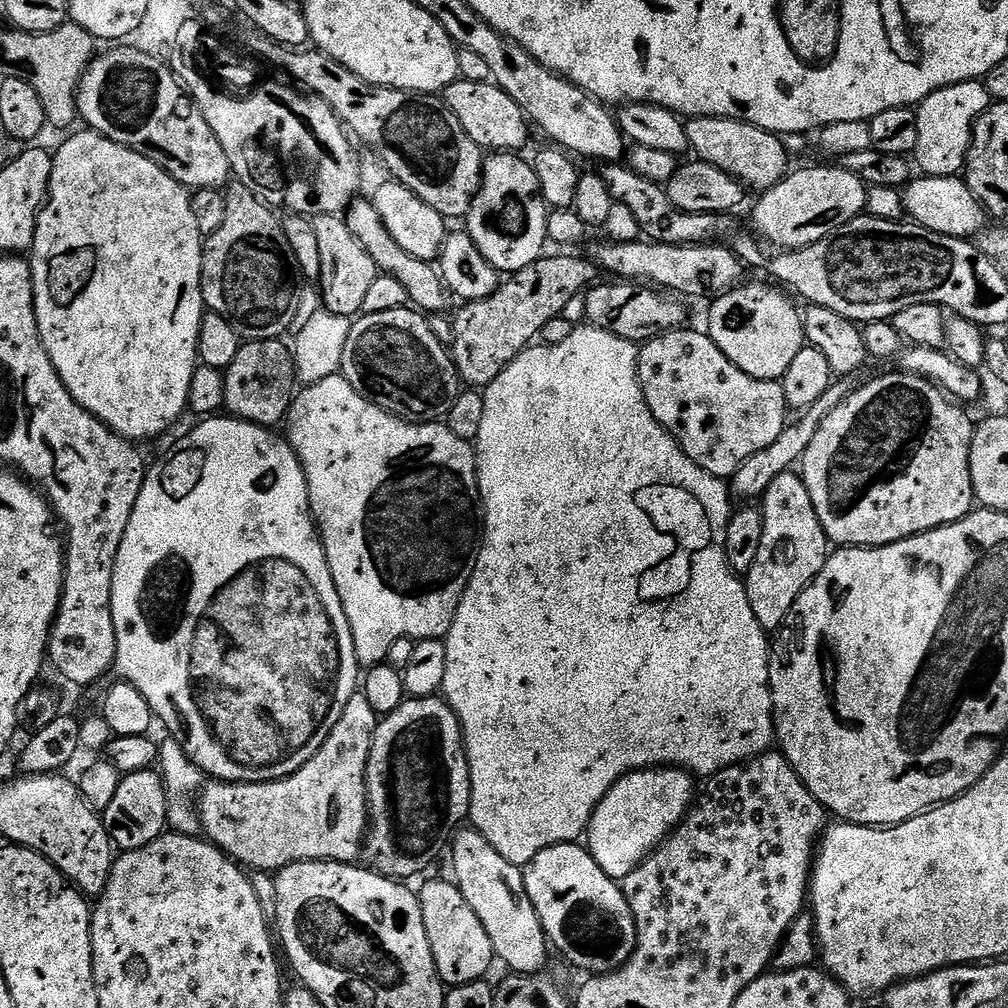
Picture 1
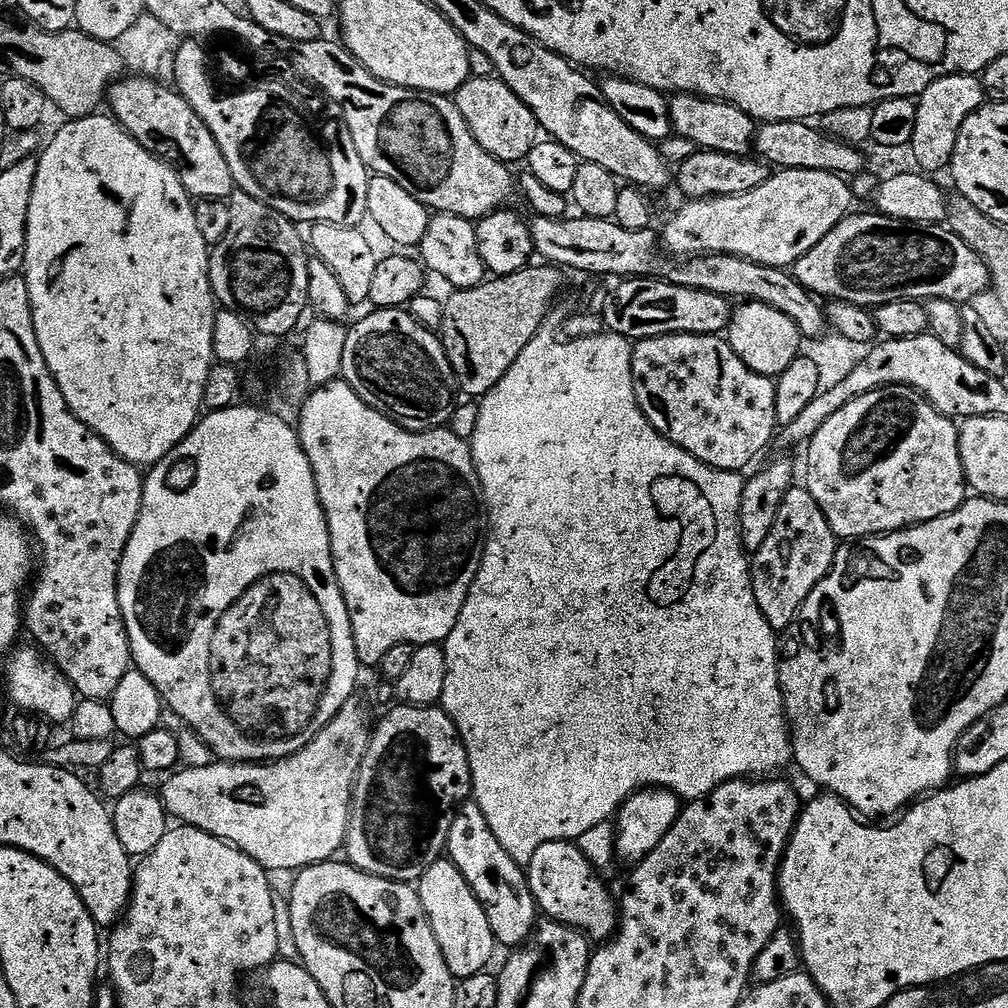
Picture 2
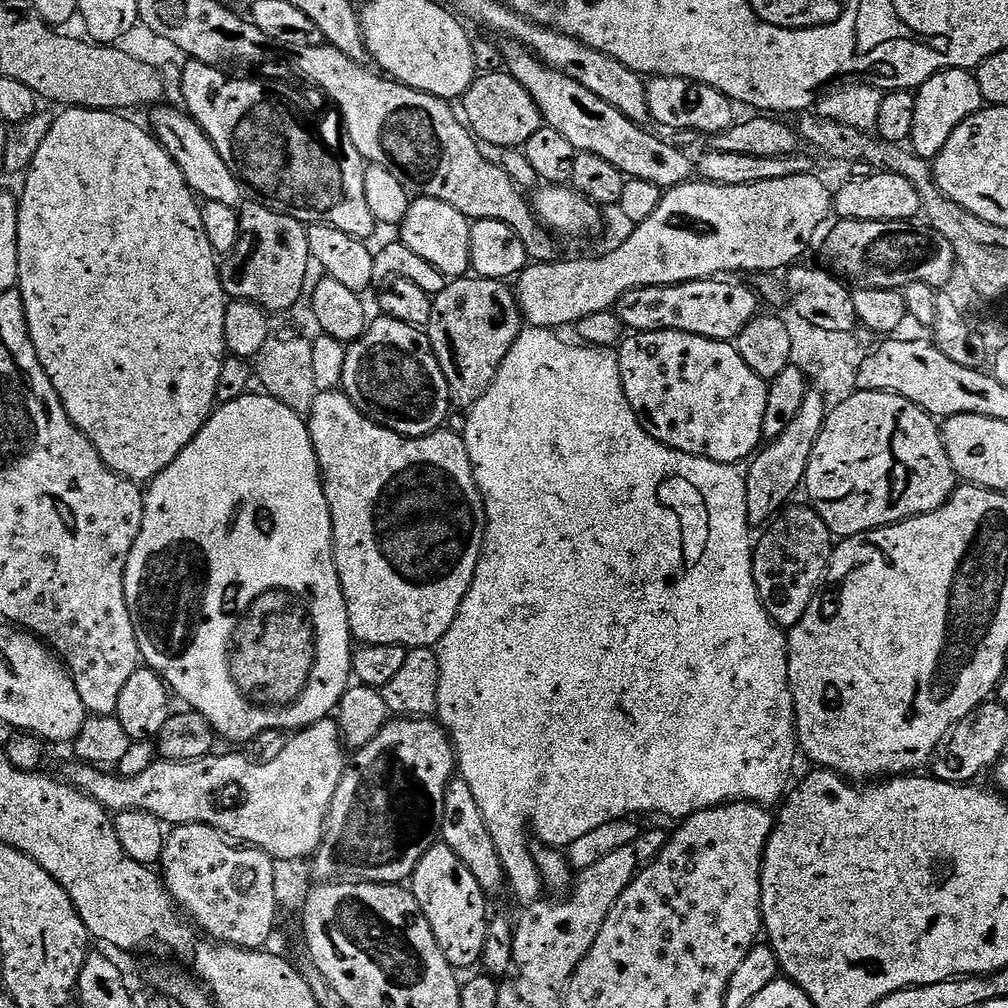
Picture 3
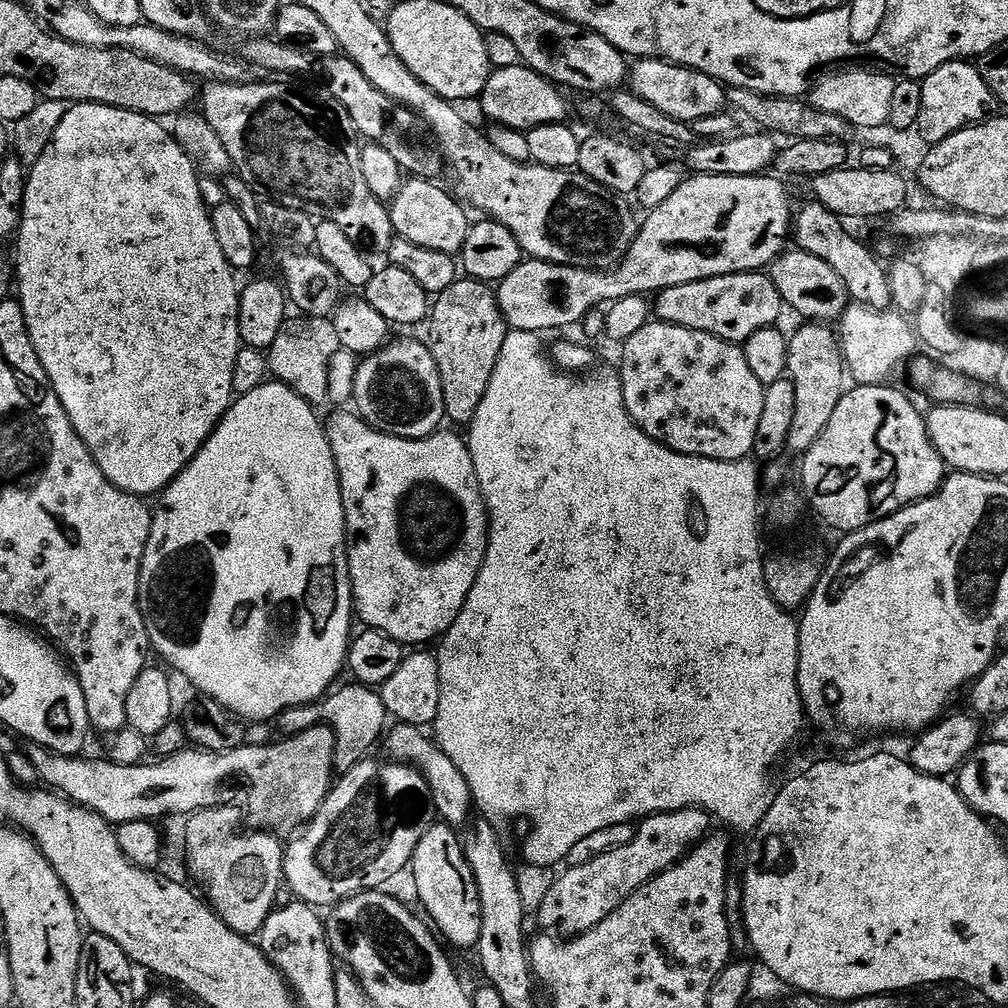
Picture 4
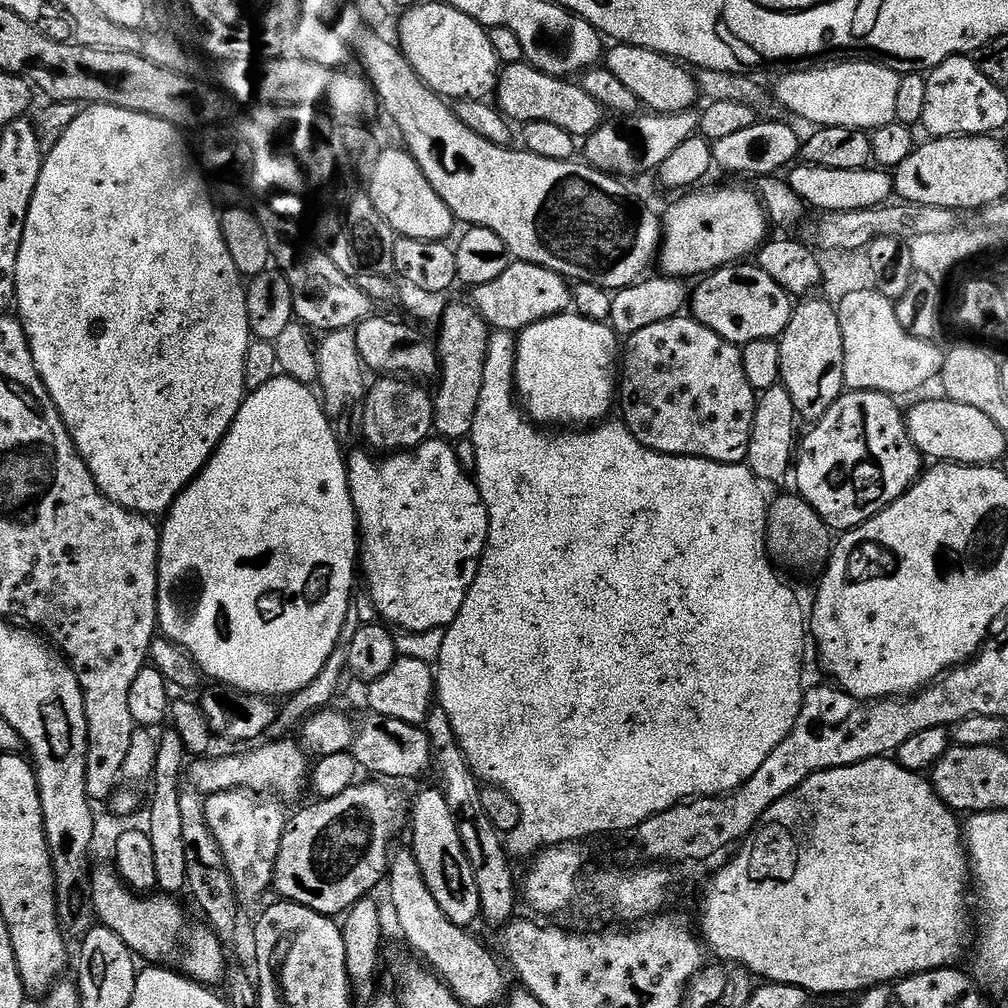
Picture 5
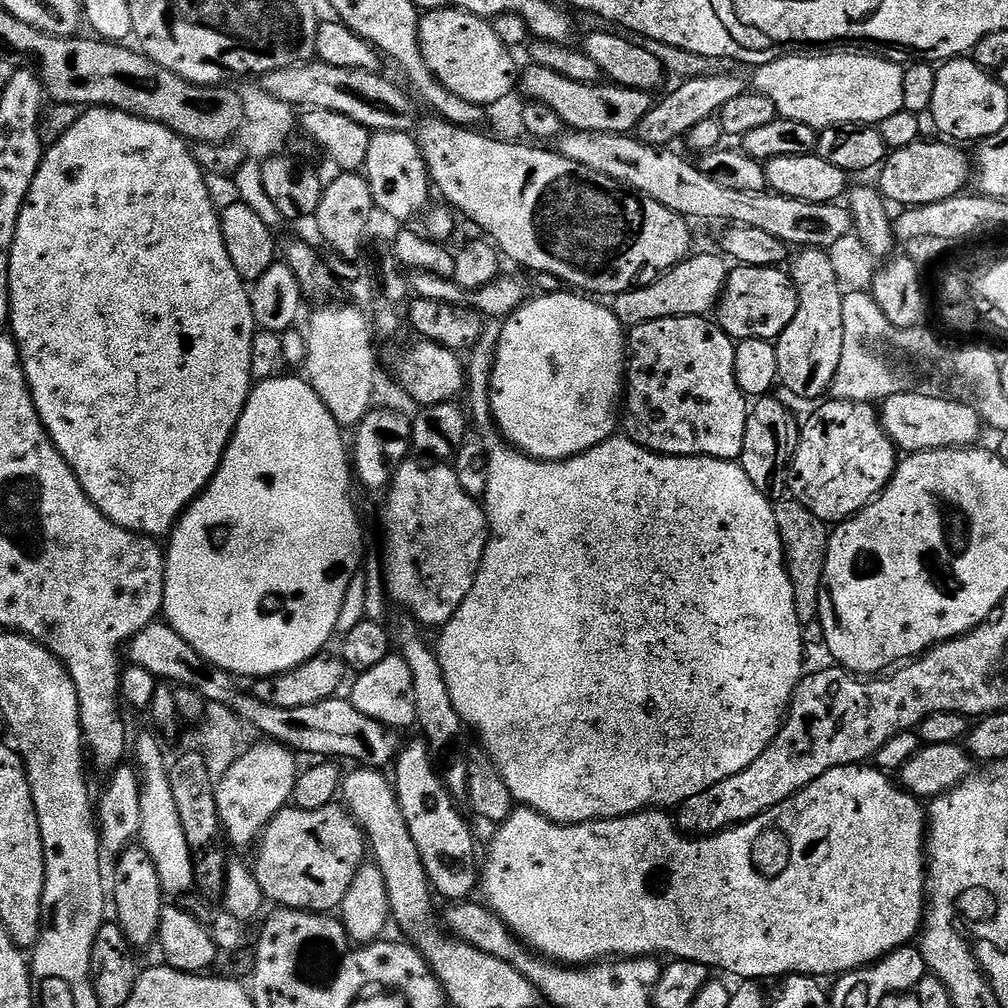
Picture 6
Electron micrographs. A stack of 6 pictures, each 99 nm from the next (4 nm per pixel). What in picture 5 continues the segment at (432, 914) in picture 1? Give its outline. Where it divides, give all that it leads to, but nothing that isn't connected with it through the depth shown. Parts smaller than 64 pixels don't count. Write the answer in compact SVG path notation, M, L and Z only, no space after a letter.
M432 786L425 792L420 792L410 804L410 820L412 816L412 844L410 851L416 855L416 862L420 867L420 874L424 879L434 902L442 910L442 914L450 922L462 929L478 920L480 916L480 899L476 893L476 883L464 856L462 844L458 838L456 820L452 817L450 806L446 806L446 798L439 787Z

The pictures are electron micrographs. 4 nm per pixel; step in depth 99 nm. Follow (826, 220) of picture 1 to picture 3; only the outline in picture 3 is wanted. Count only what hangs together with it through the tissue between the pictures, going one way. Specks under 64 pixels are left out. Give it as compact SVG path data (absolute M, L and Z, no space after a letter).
M816 174L806 176L791 176L790 178L778 178L770 182L754 182L753 184L743 184L742 186L726 186L725 184L710 184L707 182L689 182L680 184L677 188L667 189L661 195L658 202L658 210L650 214L641 224L635 225L632 233L617 246L613 252L608 252L605 256L596 256L593 260L563 260L557 258L550 264L541 264L539 262L529 263L528 267L520 273L518 283L514 291L519 299L522 315L531 327L550 328L561 330L569 324L575 326L580 320L588 315L598 314L600 311L615 309L621 296L625 296L630 290L635 288L645 288L646 286L666 286L667 284L685 284L691 280L707 280L709 278L719 277L721 274L736 274L732 272L752 272L751 274L776 274L789 266L795 265L796 260L808 248L808 243L816 236L816 231L824 224L824 219L834 212L834 192L830 187L827 188L822 181L816 177Z

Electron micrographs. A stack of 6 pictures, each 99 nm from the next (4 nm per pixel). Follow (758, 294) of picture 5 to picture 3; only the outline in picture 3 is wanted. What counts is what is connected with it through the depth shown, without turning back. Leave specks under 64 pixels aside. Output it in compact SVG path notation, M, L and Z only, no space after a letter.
M732 278L691 280L685 284L635 288L621 296L614 309L632 332L674 330L711 340L734 342L761 311L762 300L755 287L735 284Z

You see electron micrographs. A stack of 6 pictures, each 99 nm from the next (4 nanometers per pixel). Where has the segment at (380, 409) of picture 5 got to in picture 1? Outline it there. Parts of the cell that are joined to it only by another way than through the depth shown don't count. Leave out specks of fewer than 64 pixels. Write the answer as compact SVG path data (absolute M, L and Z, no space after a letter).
M408 306L361 315L346 338L340 372L382 410L418 424L443 421L462 391L449 349L431 332L429 321Z

